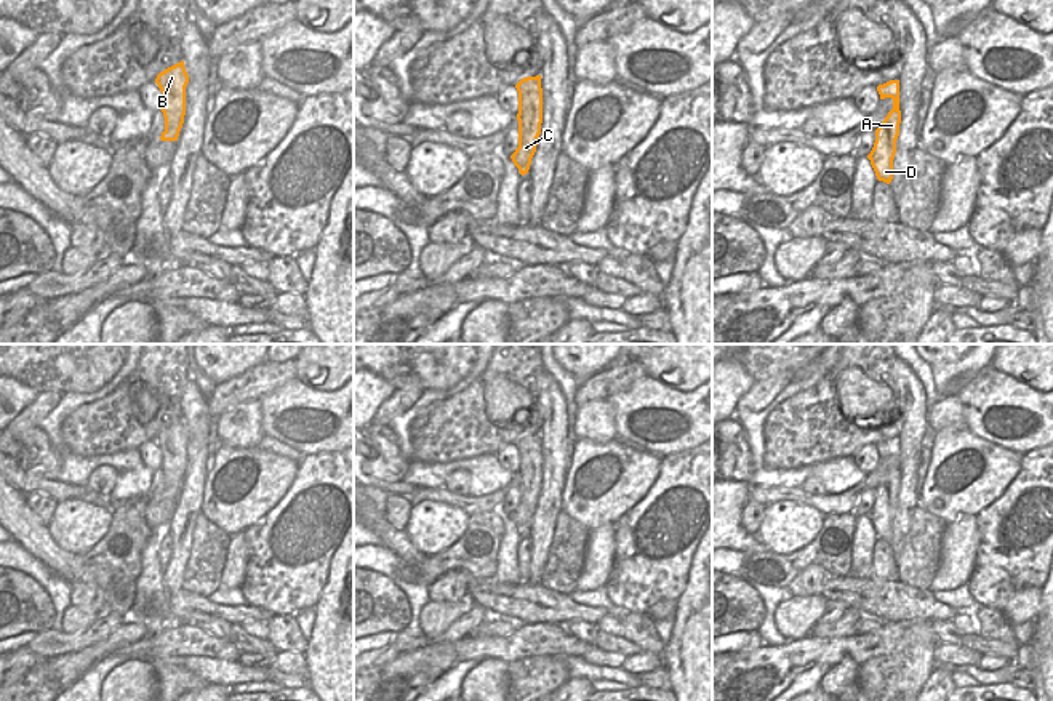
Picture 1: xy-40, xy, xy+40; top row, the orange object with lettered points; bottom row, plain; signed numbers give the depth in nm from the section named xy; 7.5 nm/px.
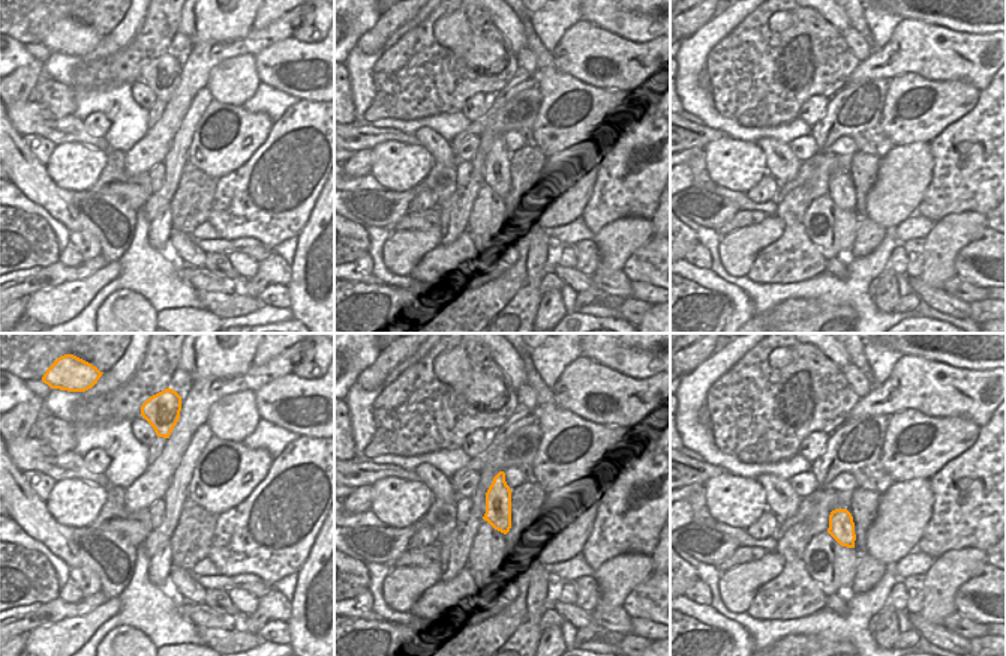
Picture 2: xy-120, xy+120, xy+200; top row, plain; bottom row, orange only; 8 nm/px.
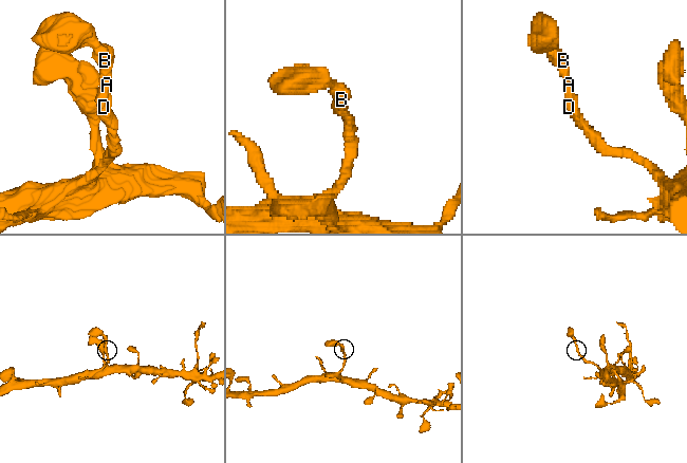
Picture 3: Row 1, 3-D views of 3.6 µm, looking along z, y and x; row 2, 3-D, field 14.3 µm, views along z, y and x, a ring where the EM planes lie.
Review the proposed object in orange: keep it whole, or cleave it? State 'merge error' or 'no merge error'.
no merge error

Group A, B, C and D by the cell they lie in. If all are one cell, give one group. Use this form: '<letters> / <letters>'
A B C D

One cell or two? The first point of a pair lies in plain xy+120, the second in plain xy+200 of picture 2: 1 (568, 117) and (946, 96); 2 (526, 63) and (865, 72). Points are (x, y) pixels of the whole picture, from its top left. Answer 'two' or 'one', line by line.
1: one
2: two

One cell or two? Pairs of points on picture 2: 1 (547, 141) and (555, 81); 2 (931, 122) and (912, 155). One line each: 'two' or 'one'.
1: one
2: two

